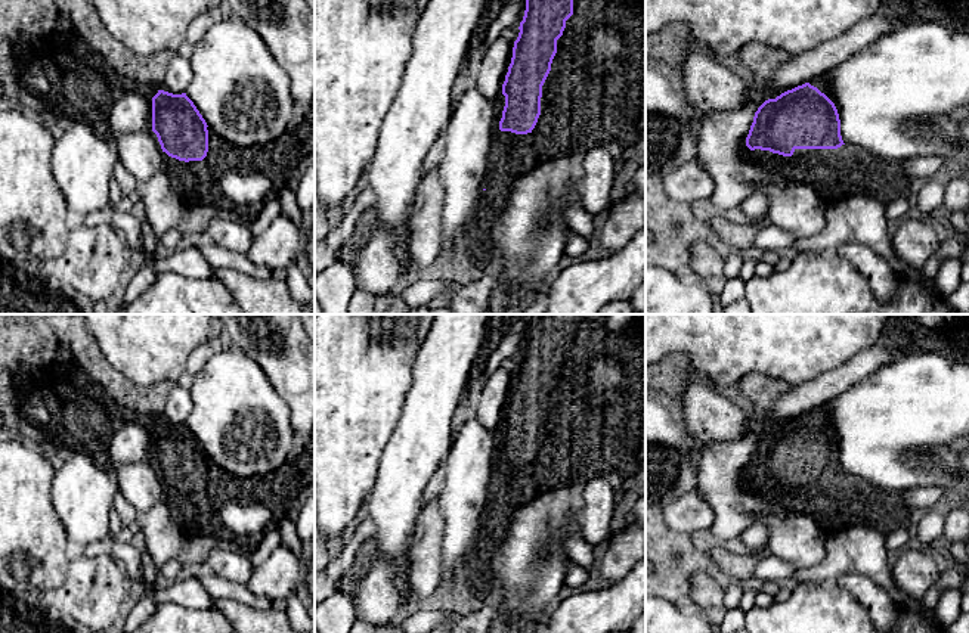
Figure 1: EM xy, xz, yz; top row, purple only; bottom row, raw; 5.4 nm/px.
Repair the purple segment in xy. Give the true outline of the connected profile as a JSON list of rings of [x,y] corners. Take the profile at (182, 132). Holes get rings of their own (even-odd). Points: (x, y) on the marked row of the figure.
[[[164,90],[152,97],[152,131],[157,134],[162,149],[164,170],[179,193],[183,207],[211,207],[217,210],[236,210],[235,204],[222,192],[220,180],[229,173],[267,176],[276,192],[288,183],[287,173],[301,158],[315,153],[315,112],[310,112],[301,122],[295,124],[292,133],[256,146],[235,146],[214,133],[186,96],[173,94]]]

